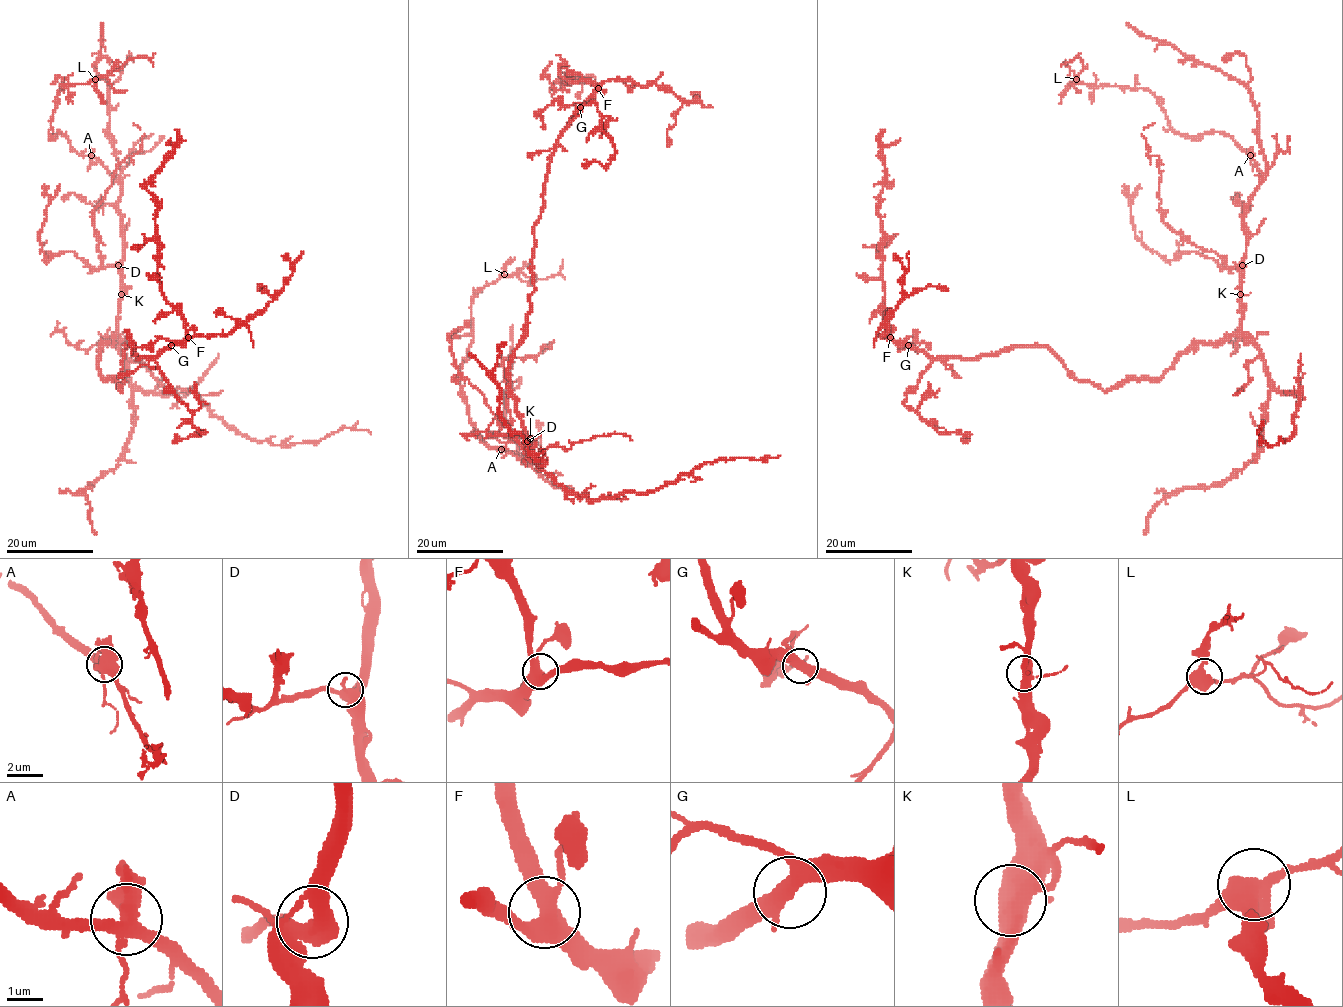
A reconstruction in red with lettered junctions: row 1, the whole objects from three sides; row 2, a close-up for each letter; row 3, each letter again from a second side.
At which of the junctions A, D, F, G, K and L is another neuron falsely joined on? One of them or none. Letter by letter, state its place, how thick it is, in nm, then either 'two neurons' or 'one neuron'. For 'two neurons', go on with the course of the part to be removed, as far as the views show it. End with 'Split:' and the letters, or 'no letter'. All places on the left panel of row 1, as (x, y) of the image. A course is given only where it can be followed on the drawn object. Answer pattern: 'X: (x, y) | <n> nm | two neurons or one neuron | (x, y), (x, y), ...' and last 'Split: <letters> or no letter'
A: (91, 155) | 440 nm | one neuron
D: (118, 265) | 480 nm | one neuron
F: (188, 337) | 440 nm | one neuron
G: (171, 345) | 400 nm | one neuron
K: (121, 294) | 400 nm | one neuron
L: (95, 79) | 480 nm | one neuron
Split: no letter

